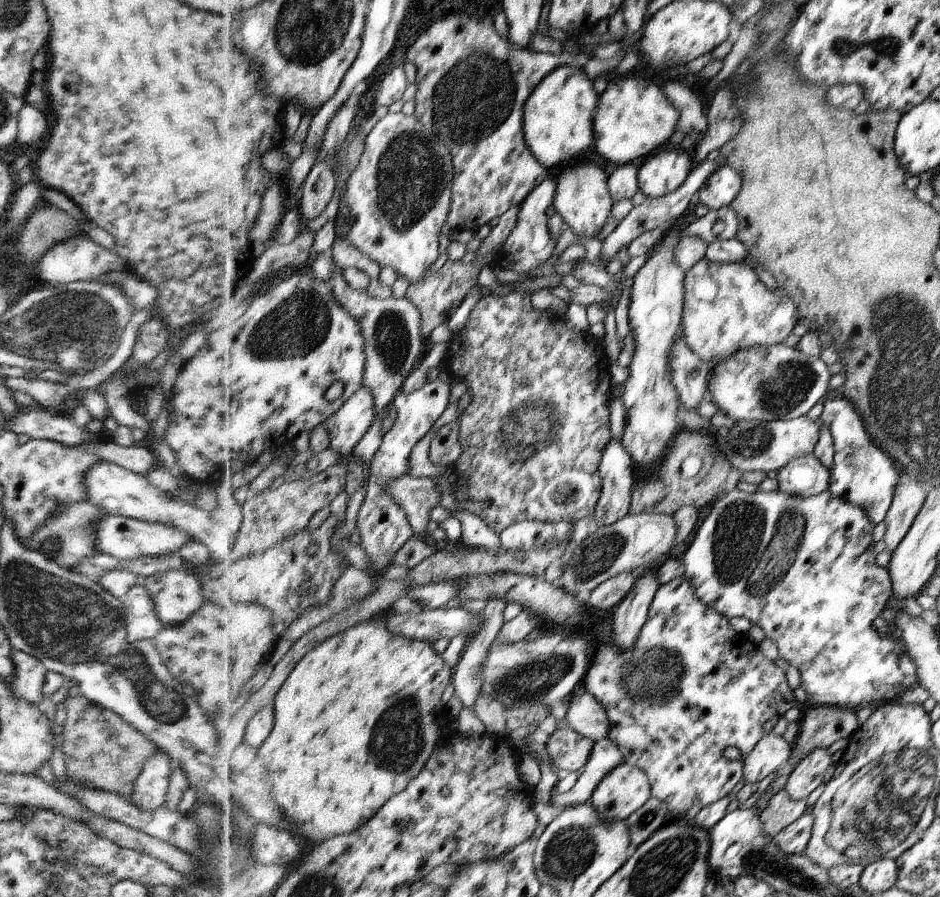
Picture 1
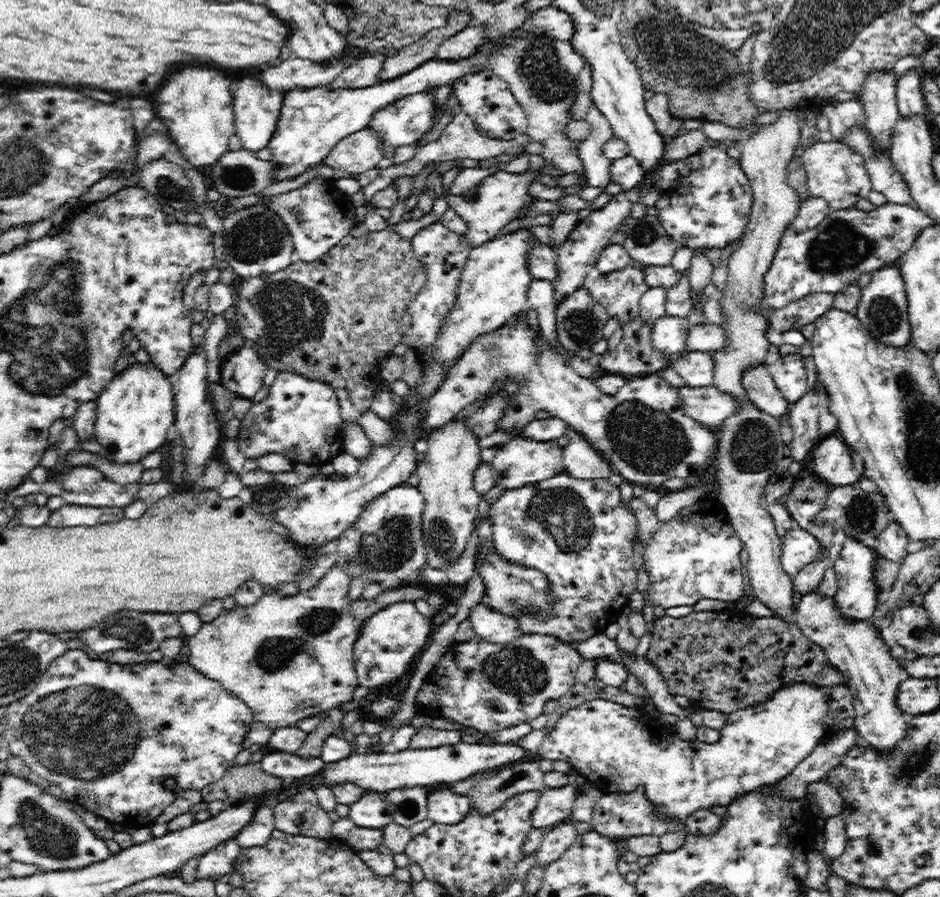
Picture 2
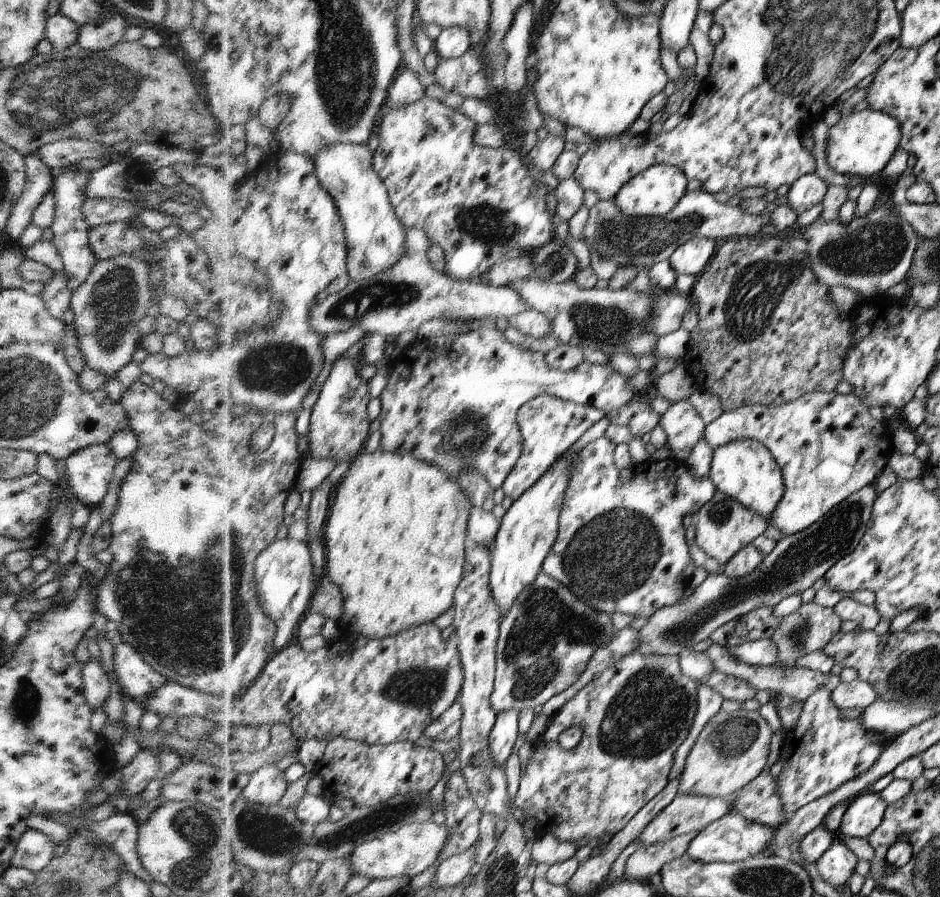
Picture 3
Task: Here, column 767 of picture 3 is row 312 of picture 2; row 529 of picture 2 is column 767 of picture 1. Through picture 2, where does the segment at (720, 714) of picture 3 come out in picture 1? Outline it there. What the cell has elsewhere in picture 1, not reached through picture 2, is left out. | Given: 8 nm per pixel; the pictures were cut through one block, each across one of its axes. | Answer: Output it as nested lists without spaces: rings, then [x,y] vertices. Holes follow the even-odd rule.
[[[766,735],[743,760],[745,783],[758,783],[778,771],[791,757],[792,748],[782,736]]]

